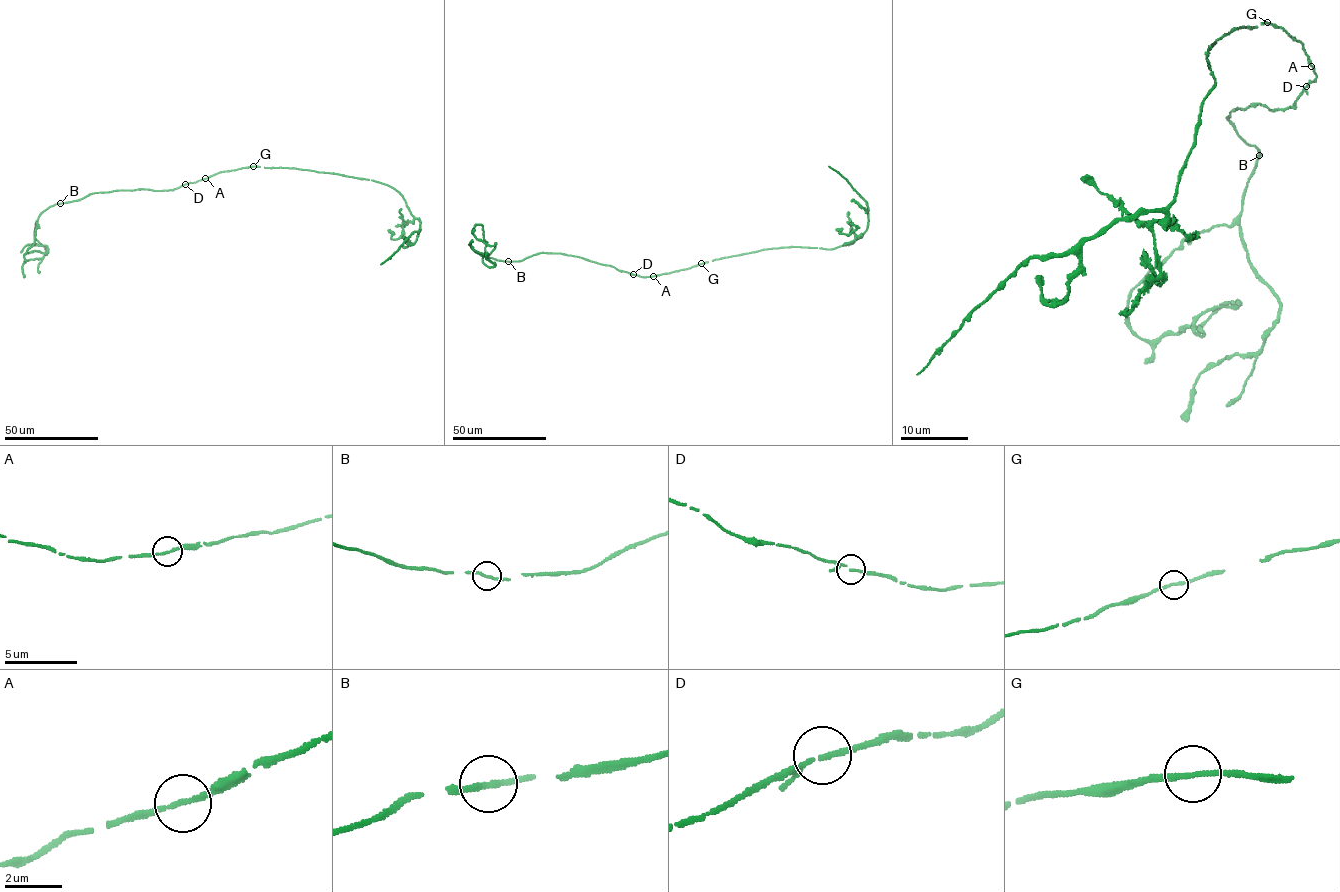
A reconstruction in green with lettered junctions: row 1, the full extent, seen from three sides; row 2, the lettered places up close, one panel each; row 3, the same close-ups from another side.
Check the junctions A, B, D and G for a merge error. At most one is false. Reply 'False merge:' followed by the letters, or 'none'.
False merge: none

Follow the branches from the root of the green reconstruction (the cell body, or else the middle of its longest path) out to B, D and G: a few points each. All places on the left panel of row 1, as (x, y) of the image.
B: (209, 177), (172, 190), (95, 192), (60, 203)
D: (209, 177), (185, 184)
G: (209, 177), (253, 166)

